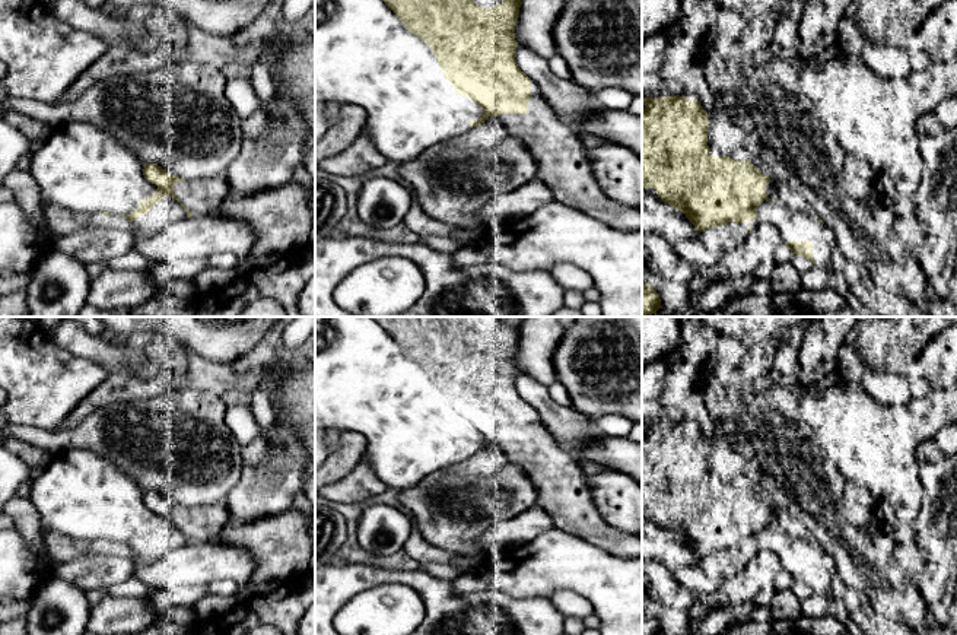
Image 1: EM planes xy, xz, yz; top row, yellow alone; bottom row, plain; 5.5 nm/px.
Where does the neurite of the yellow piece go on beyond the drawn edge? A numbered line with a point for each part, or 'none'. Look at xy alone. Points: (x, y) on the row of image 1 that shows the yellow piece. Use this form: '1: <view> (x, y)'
1: xy (202, 197)

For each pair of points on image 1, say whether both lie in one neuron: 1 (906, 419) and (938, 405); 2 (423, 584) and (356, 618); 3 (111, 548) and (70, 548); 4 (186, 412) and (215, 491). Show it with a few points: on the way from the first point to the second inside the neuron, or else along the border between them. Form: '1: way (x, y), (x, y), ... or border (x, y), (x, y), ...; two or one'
1: way (913, 419), (924, 412), (931, 412); one
2: border (404, 586), (409, 586), (422, 599), (423, 619); two
3: way (101, 548), (80, 548); one
4: way (193, 431), (193, 459), (202, 472); one

